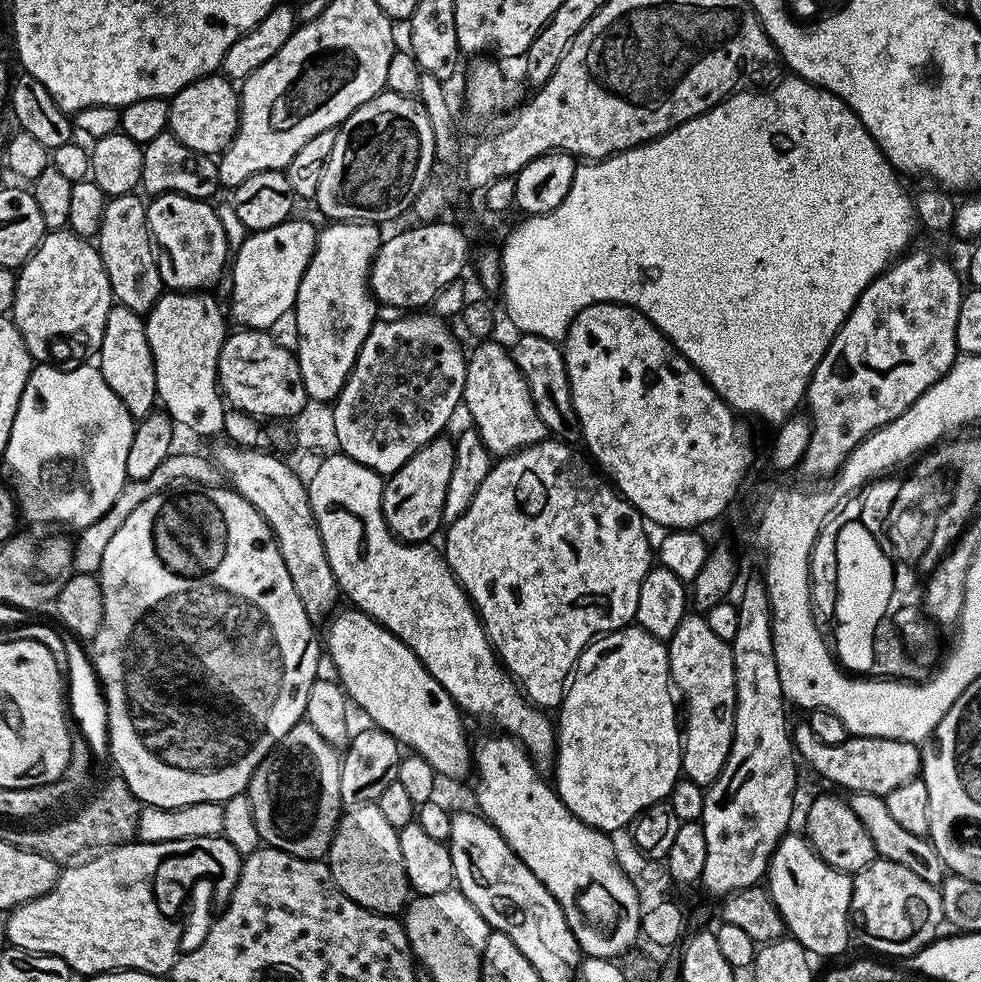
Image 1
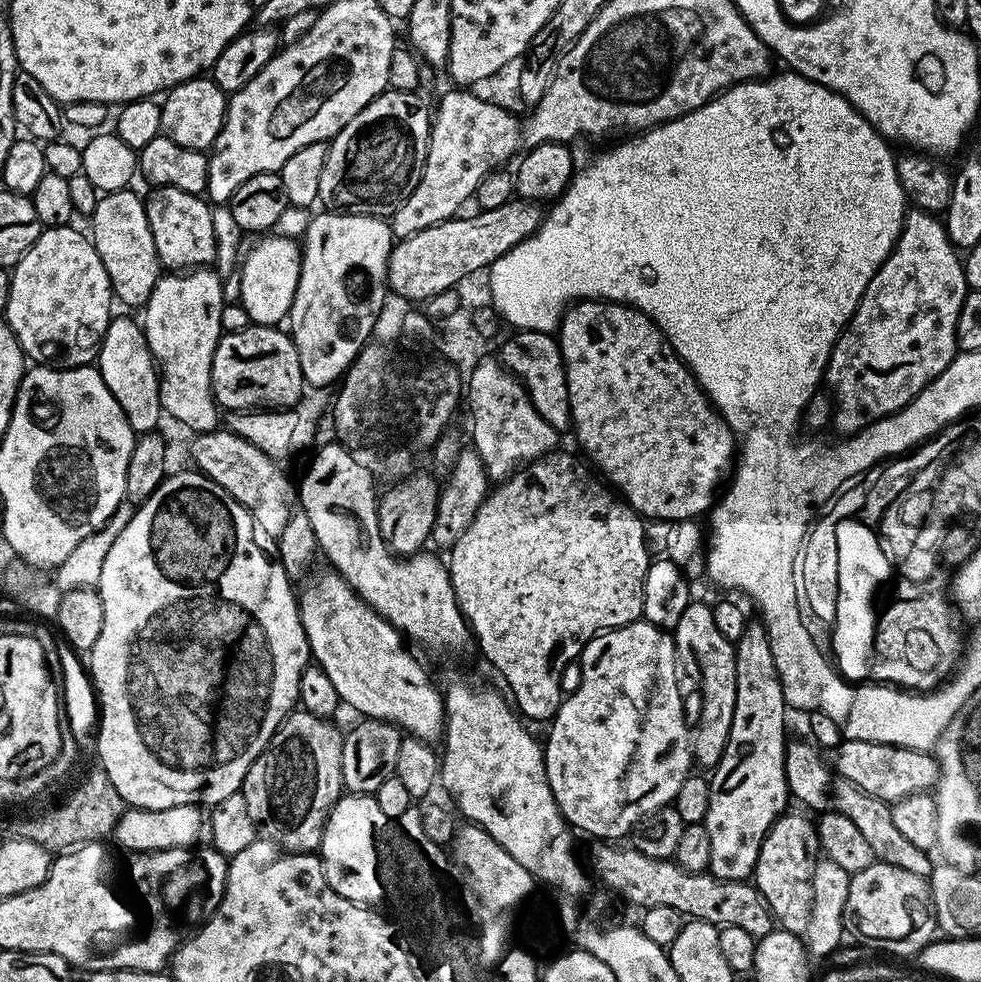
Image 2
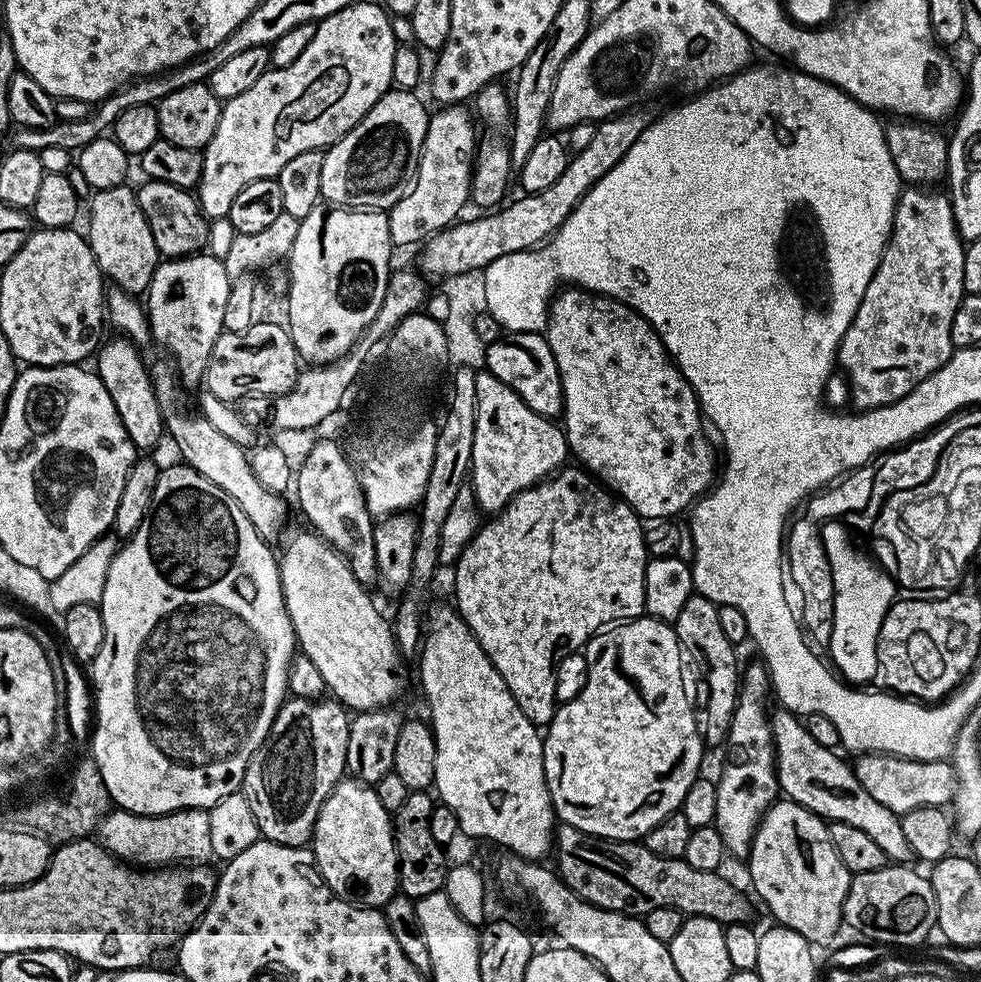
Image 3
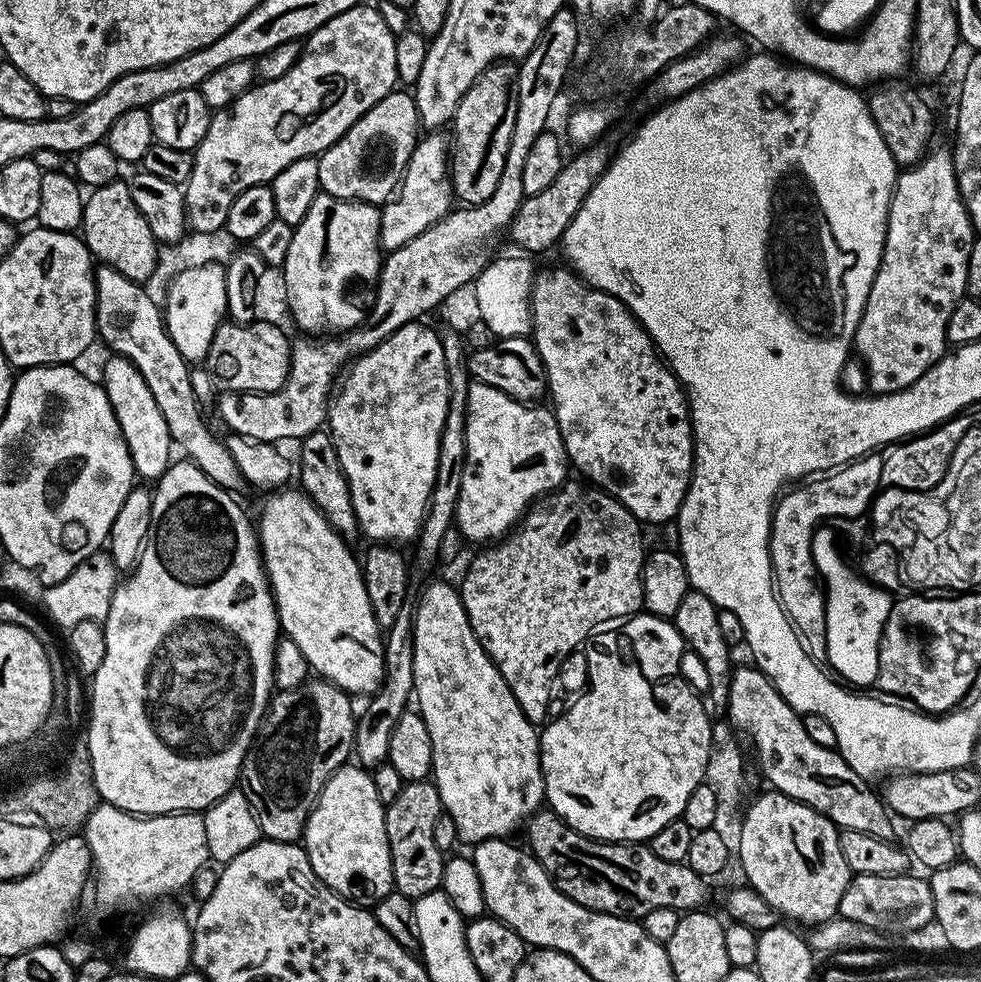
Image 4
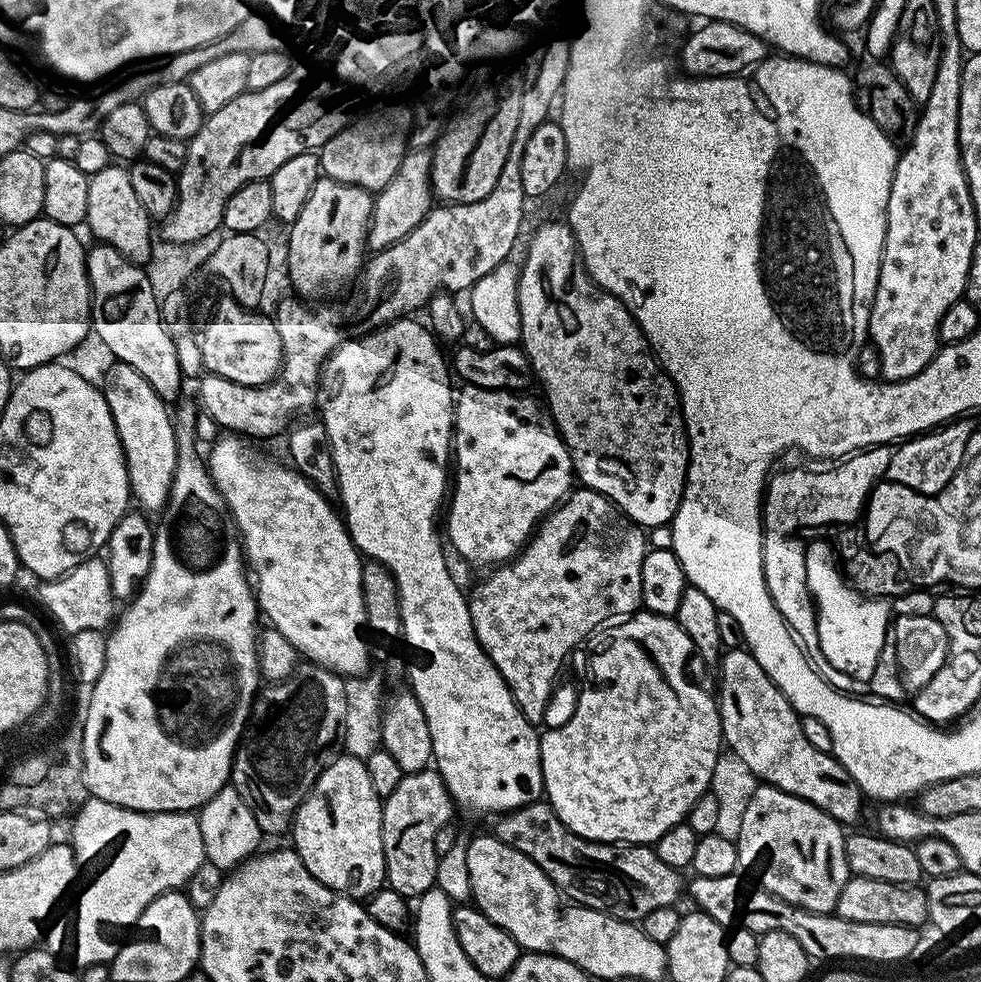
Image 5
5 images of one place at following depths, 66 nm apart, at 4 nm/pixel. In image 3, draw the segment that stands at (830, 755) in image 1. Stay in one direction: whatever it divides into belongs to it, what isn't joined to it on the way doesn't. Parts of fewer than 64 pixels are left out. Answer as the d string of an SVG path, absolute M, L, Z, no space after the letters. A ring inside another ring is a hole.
M866 752L857 755L854 760L856 777L862 782L866 794L871 794L875 800L882 802L886 810L905 816L910 810L919 808L944 808L956 799L956 769L948 760L907 760L905 756L887 756L884 752Z

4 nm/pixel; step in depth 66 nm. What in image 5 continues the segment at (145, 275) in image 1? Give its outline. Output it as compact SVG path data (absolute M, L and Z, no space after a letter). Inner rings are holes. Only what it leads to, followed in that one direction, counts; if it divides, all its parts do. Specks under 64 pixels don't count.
M109 166L104 168L96 176L88 181L88 193L86 194L86 206L88 207L88 219L86 228L89 228L101 244L109 244L110 247L122 258L126 258L132 264L147 265L152 259L151 250L154 241L152 235L153 221L142 210L142 202L134 195L134 188L130 186L128 168L124 166Z

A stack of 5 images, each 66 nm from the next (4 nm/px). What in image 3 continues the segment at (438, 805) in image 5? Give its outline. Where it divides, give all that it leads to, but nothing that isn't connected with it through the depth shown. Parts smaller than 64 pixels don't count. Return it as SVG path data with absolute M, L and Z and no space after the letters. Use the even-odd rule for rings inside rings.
M409 791L407 798L400 804L400 809L394 813L396 860L400 863L399 891L414 901L421 900L426 894L439 892L444 887L445 849L438 842L434 842L434 834L430 834L430 814L434 800L428 795L427 791Z

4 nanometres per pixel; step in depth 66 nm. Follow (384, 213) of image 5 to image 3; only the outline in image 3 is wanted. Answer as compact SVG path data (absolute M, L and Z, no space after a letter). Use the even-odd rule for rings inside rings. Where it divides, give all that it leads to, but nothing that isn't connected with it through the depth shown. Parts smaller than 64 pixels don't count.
M444 106L439 110L441 112L433 111L428 117L420 159L416 161L416 175L412 181L412 189L386 212L388 234L397 249L404 248L407 244L419 245L434 233L448 227L461 215L459 212L463 210L464 203L467 205L470 200L472 165L478 143L478 128L474 123L473 113L469 109L467 112L464 106Z

